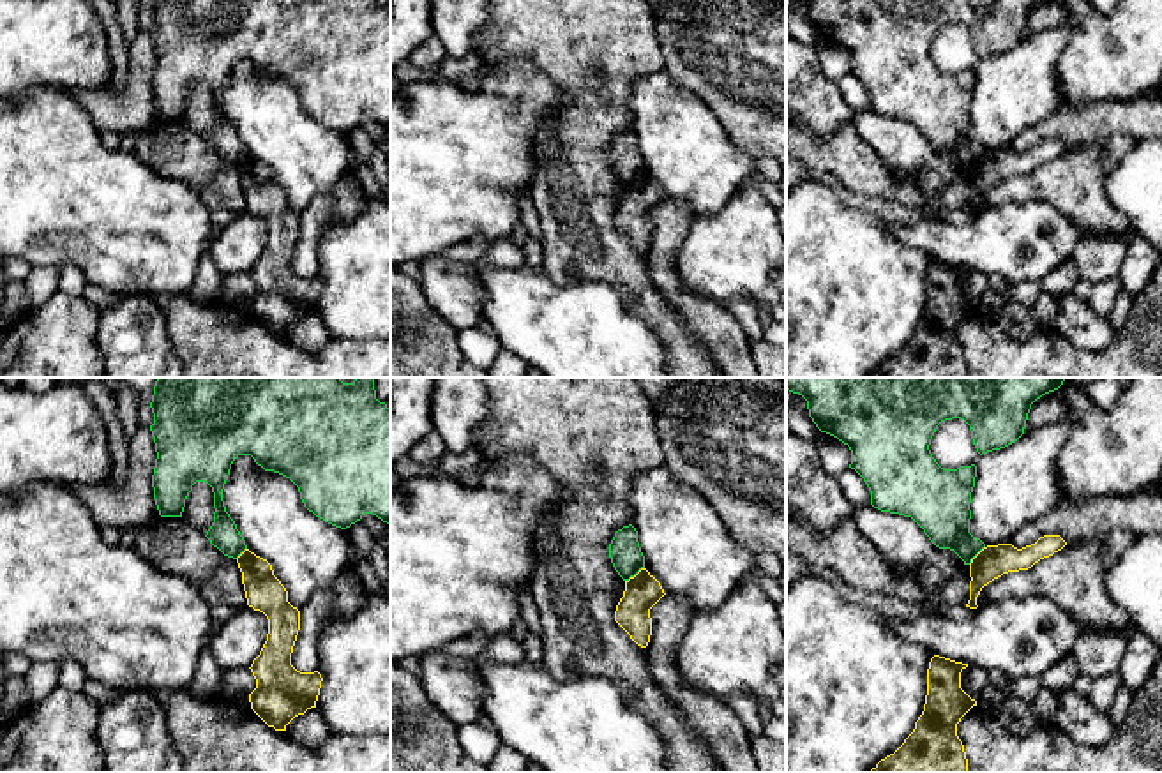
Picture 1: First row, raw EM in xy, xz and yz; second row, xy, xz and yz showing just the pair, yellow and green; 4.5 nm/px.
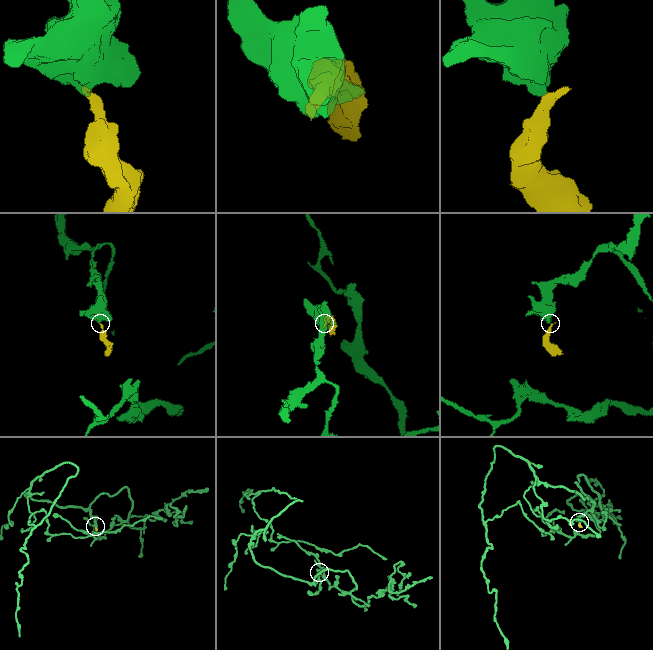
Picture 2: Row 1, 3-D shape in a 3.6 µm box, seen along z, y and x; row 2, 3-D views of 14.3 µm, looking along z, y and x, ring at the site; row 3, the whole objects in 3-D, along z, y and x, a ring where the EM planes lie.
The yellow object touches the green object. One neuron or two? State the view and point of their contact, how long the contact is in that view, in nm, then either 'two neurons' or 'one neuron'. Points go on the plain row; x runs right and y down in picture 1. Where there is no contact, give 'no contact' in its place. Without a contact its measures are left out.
xz (636, 179) | 110 nm | two neurons

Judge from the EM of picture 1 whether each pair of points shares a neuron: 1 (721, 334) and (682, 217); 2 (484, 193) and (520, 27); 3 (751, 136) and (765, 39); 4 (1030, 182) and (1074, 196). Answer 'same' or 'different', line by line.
1: same
2: different
3: same
4: same

